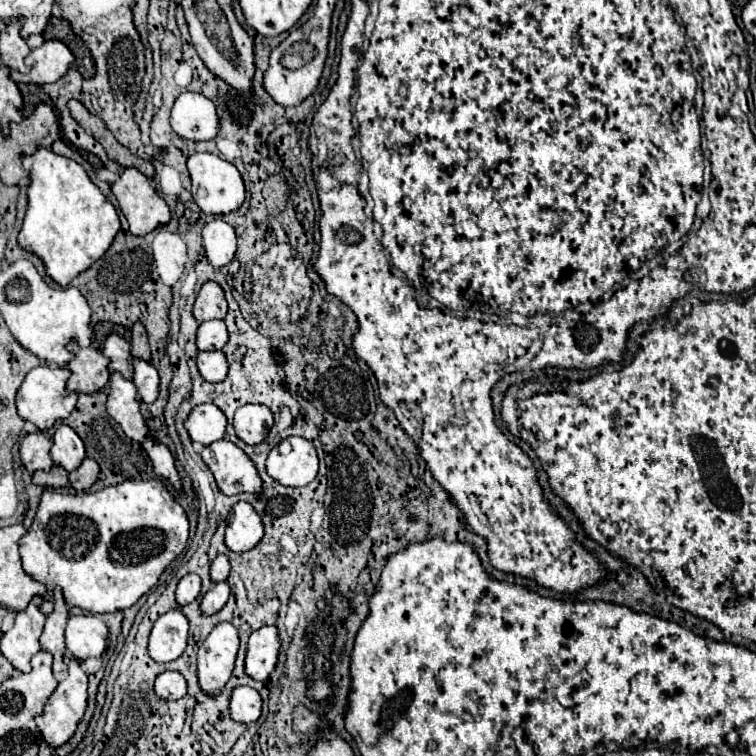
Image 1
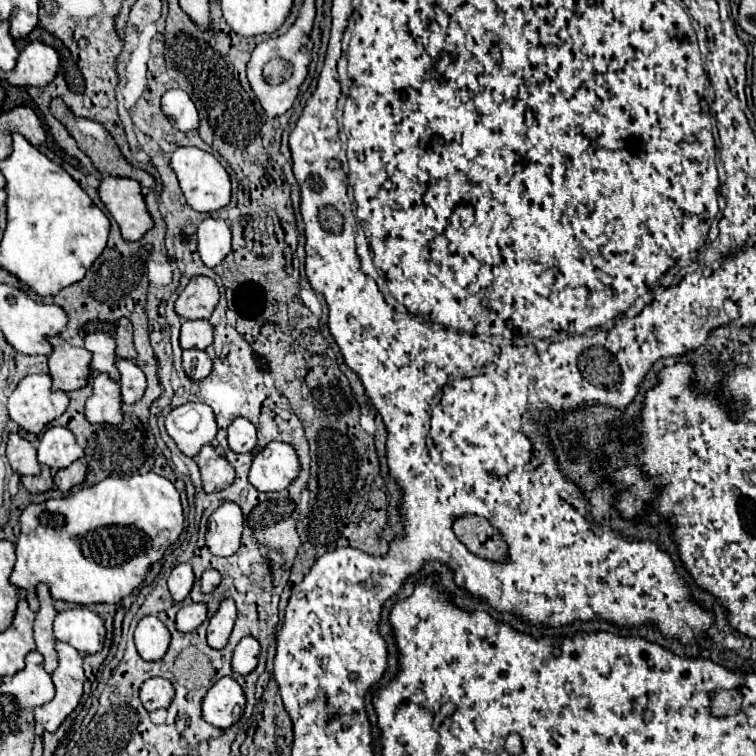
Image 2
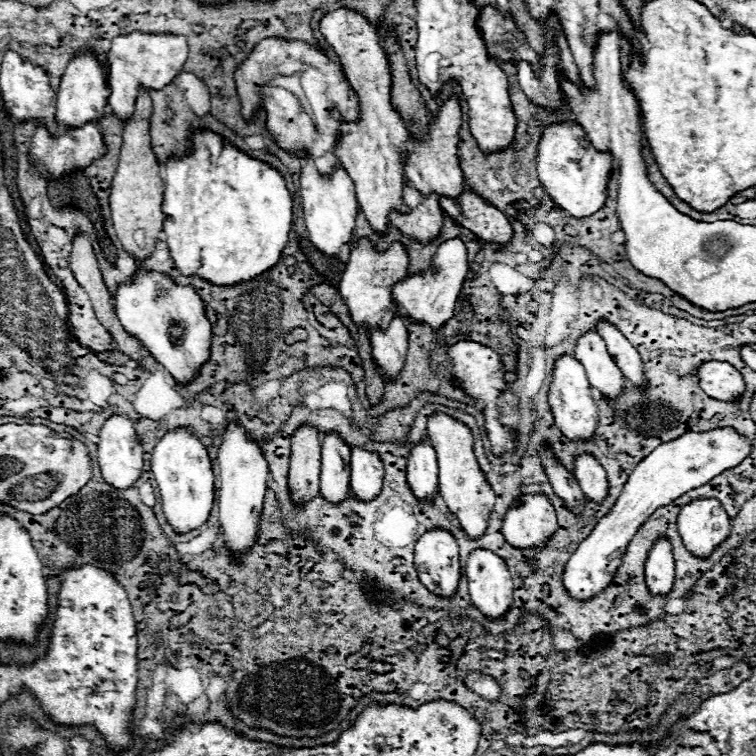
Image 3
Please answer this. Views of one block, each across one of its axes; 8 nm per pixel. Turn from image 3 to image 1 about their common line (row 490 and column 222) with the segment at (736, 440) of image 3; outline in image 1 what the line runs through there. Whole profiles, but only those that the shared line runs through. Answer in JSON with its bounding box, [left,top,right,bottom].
[198,622,238,694]

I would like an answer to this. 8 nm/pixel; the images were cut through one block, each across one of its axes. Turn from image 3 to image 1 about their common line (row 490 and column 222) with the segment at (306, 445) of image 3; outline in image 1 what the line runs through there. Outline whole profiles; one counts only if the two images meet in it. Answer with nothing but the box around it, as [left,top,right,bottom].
[192,282,228,324]

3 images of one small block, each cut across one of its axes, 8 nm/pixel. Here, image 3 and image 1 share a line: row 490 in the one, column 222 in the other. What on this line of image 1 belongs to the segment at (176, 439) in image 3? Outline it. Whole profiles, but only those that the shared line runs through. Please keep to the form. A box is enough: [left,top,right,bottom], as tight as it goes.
[186,152,246,216]

